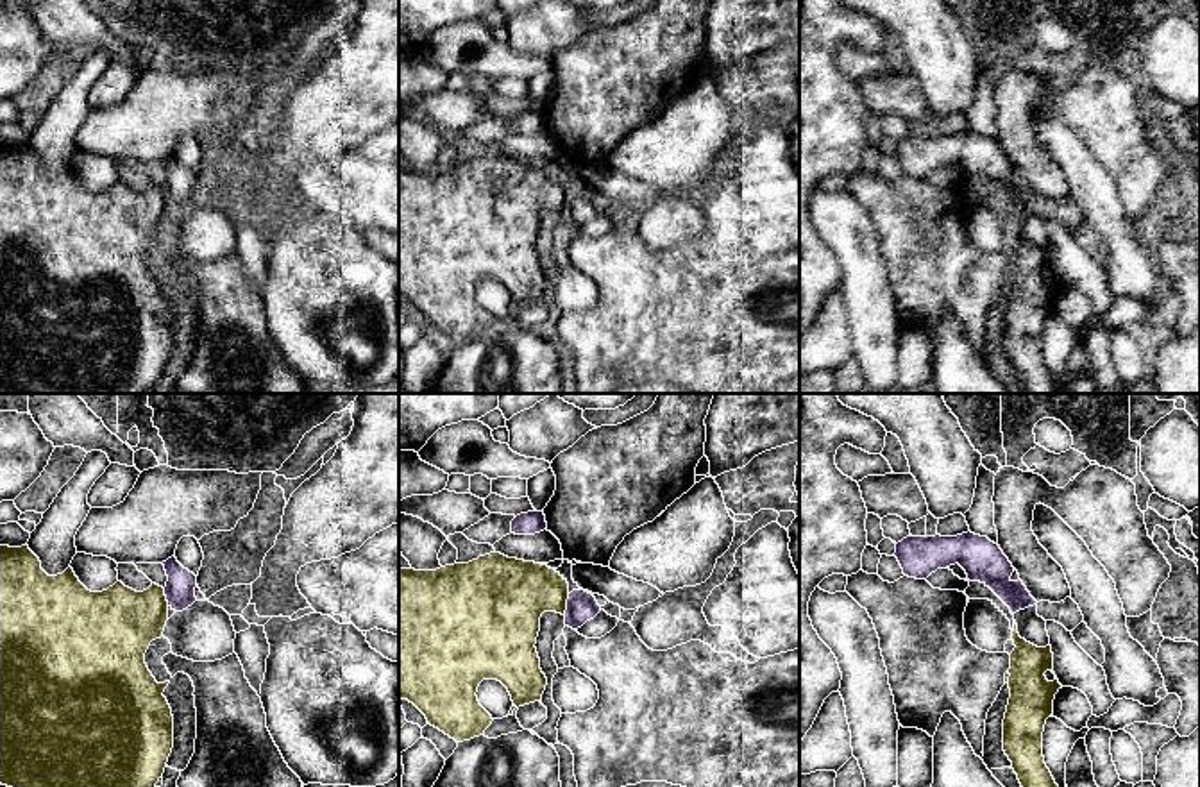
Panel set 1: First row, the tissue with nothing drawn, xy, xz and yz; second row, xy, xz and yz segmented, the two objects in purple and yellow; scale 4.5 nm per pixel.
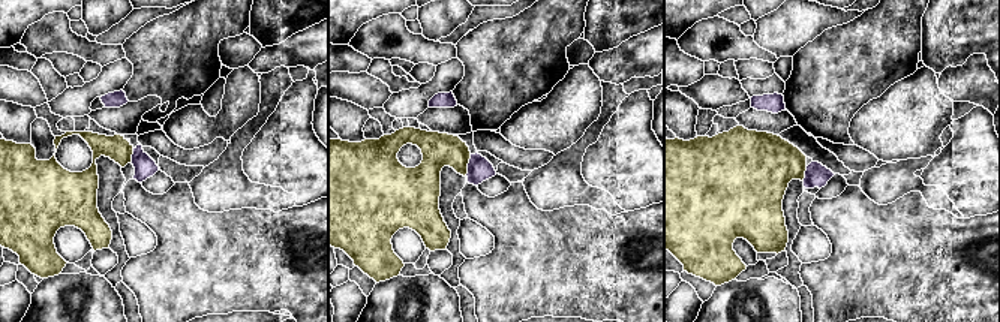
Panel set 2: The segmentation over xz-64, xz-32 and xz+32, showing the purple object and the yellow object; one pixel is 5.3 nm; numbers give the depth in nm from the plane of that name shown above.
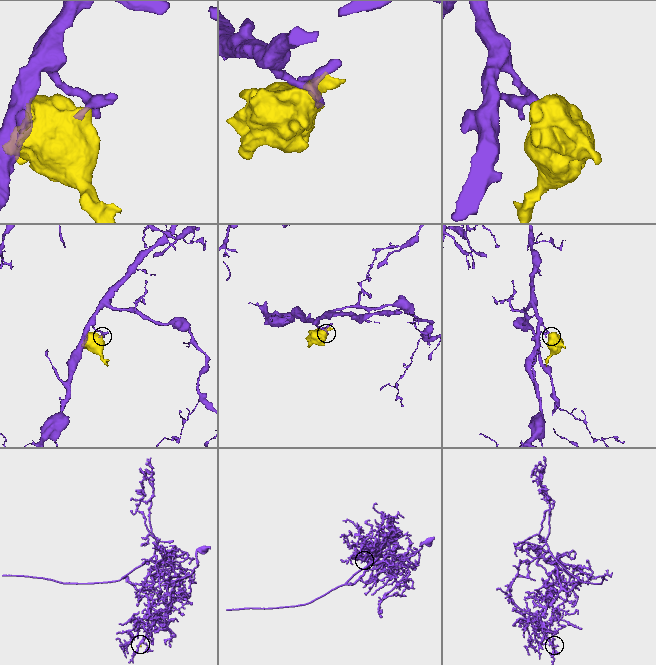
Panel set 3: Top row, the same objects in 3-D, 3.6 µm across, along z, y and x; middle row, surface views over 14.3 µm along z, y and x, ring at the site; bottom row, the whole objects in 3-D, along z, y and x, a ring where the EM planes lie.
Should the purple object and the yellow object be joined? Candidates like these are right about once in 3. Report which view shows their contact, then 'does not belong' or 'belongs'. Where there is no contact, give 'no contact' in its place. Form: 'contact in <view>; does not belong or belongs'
contact in xz; does not belong

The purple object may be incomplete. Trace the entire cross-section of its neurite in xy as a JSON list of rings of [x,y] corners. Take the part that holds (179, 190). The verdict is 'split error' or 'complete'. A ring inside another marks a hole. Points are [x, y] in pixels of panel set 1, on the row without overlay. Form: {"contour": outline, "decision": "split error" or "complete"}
{"contour": [[[175,156],[163,161],[163,165],[168,175],[165,186],[168,206],[175,211],[182,211],[197,200],[197,175],[184,168]]], "decision": "complete"}

